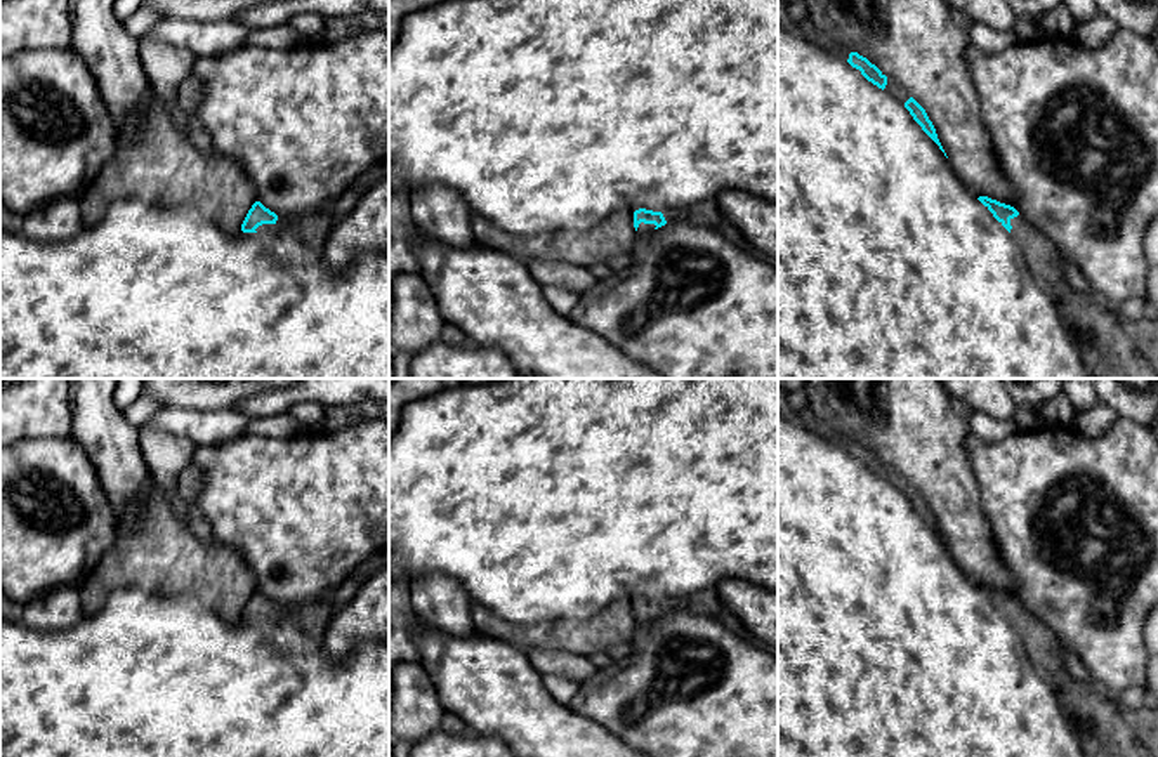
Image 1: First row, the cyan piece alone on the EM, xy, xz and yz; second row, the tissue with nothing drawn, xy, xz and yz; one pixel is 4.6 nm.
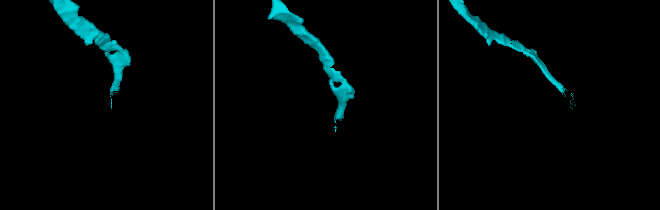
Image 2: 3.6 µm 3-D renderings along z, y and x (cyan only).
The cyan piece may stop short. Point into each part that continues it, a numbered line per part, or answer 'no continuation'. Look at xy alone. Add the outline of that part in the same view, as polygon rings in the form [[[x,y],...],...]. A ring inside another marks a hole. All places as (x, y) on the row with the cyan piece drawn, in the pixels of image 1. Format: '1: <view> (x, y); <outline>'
1: xy (313, 230); [[[302,215],[293,222],[288,224],[262,224],[255,229],[257,233],[267,233],[267,231],[283,231],[290,233],[297,238],[300,238],[307,247],[311,247],[314,252],[321,253],[325,248],[325,243],[328,240],[328,234],[332,231],[332,224],[326,215]]]

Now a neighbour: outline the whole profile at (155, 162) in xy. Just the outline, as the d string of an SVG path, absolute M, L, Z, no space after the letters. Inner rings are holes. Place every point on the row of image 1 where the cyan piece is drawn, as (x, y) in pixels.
M149 83L139 108L139 123L128 134L118 132L115 153L80 198L83 226L97 224L108 207L123 198L141 198L163 207L193 205L222 231L236 234L257 201L257 189L243 167L212 148L201 153L174 122L170 106Z

